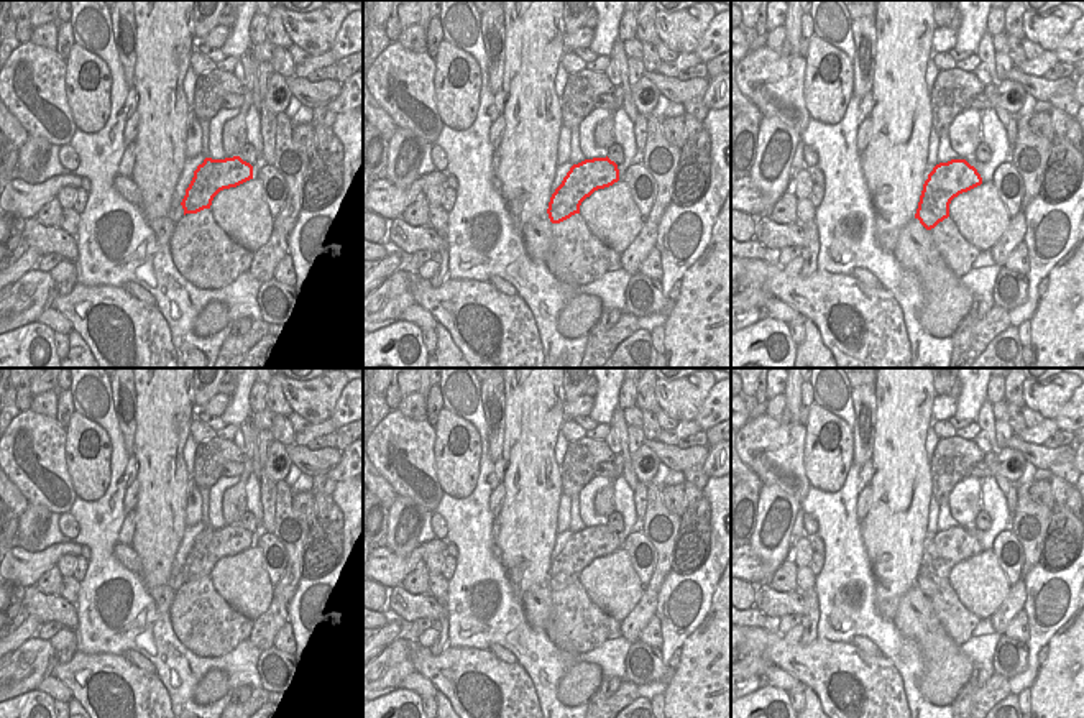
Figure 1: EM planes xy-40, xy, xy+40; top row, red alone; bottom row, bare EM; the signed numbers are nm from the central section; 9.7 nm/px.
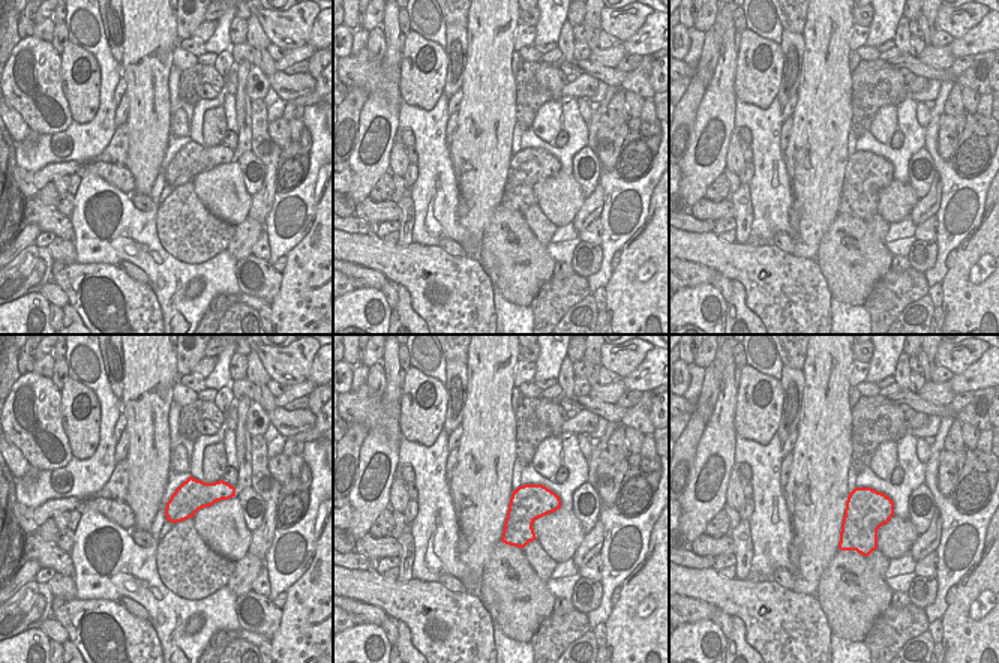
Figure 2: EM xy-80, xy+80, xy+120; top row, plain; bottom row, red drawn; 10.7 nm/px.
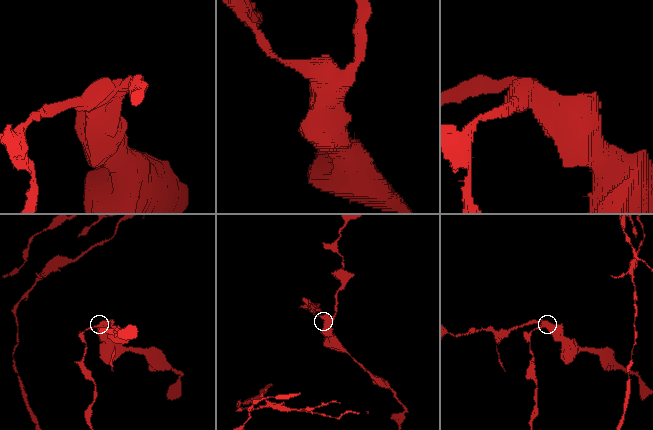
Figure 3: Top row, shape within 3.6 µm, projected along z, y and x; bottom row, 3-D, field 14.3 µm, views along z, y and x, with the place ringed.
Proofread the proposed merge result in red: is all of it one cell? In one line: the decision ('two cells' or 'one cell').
two cells

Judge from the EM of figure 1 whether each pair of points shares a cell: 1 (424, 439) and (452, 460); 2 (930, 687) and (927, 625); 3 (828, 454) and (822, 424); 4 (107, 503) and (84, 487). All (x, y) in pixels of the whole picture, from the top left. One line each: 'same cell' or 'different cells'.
1: different cells
2: same cell
3: same cell
4: different cells

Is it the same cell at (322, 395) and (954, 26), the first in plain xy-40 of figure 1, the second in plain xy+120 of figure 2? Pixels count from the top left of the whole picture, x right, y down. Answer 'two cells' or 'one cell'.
one cell

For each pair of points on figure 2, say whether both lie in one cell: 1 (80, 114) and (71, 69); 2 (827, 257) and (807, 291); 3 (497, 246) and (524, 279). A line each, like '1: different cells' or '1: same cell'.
1: same cell
2: different cells
3: same cell

